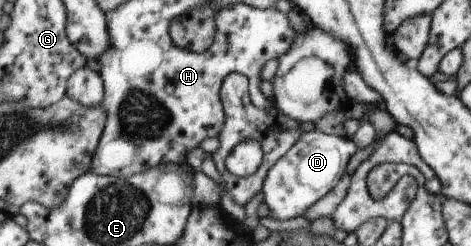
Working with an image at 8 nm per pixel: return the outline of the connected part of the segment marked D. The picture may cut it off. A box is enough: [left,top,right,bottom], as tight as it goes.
[263,128,357,220]

